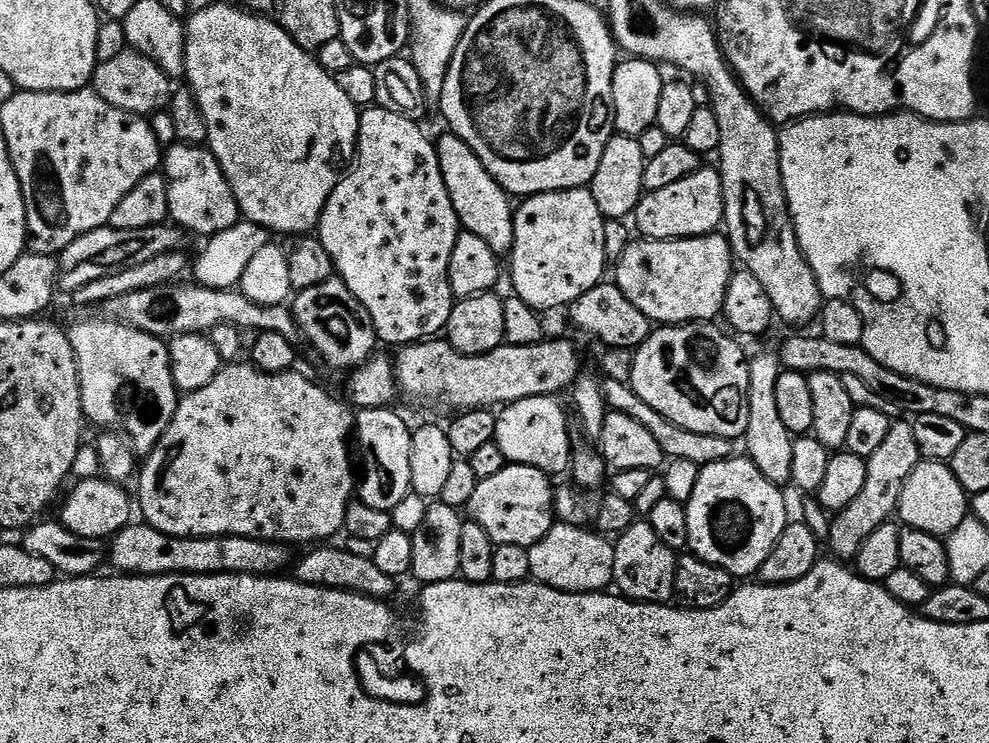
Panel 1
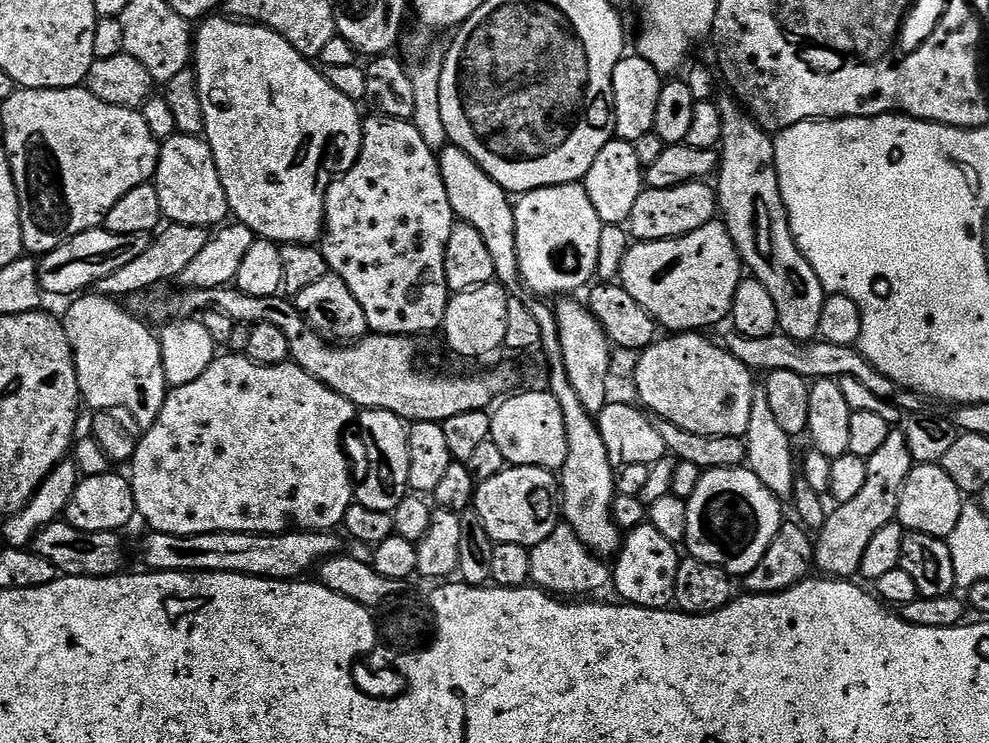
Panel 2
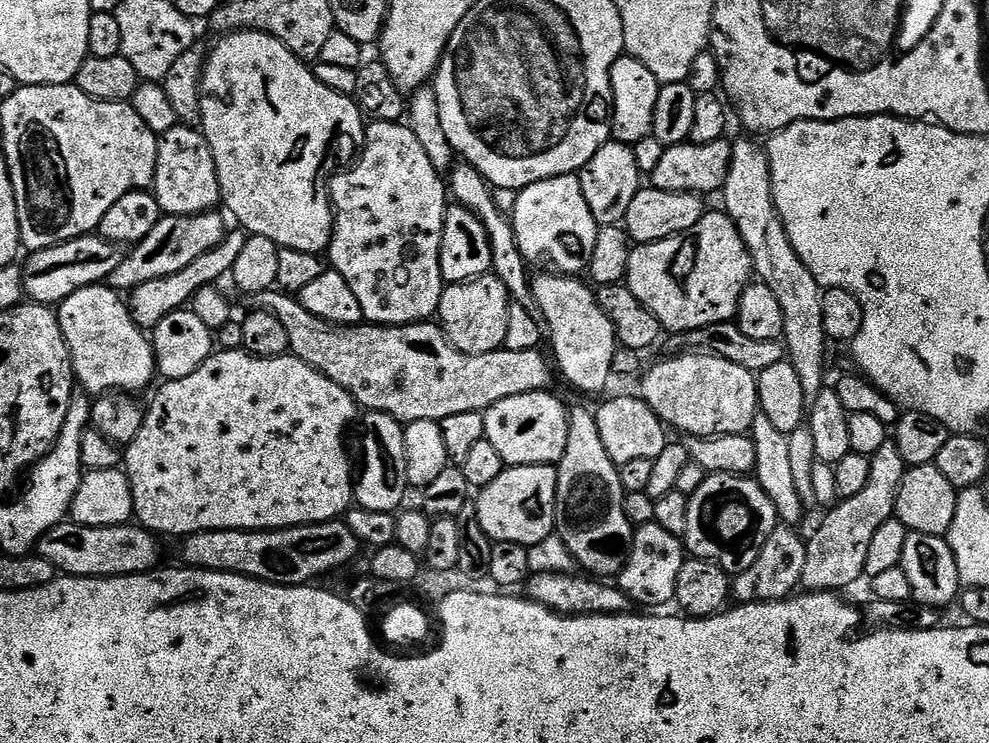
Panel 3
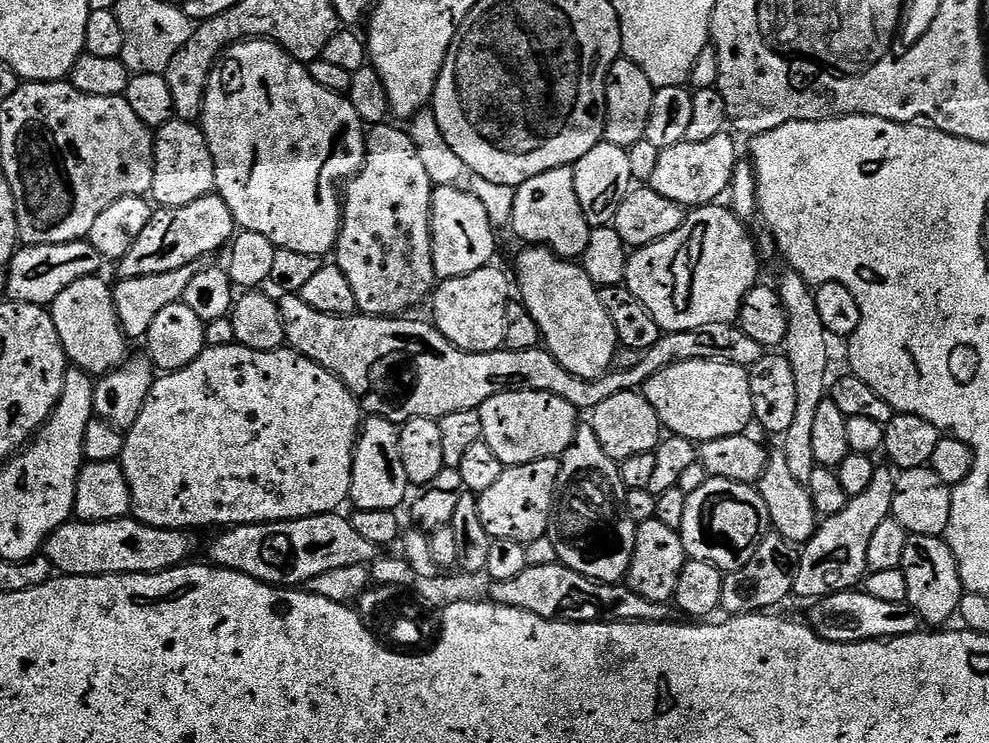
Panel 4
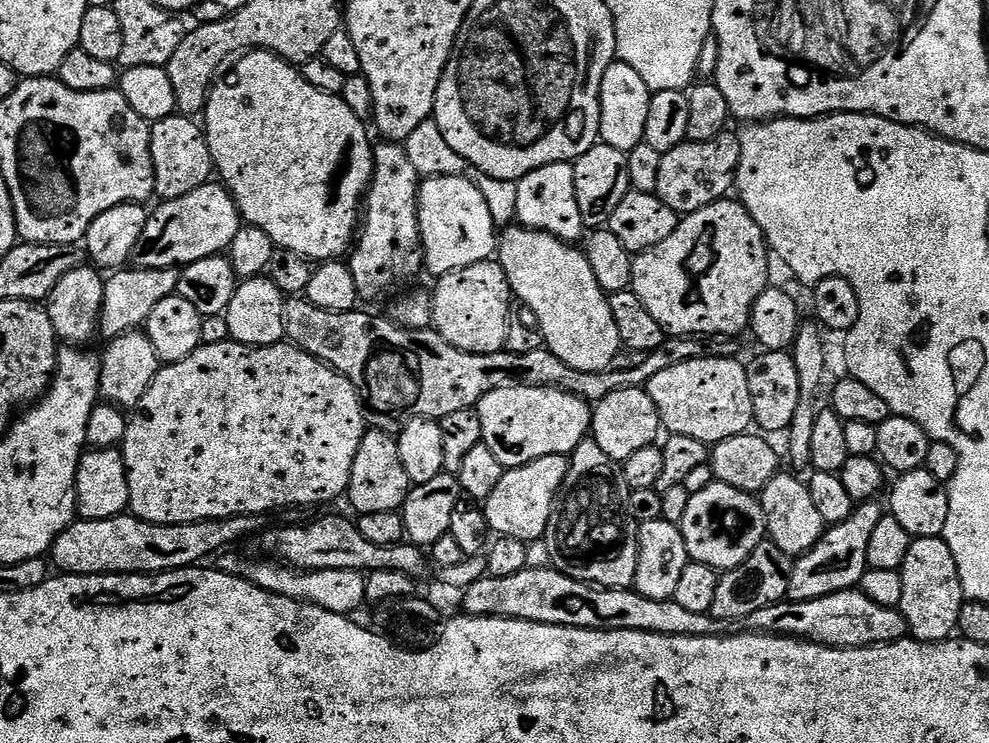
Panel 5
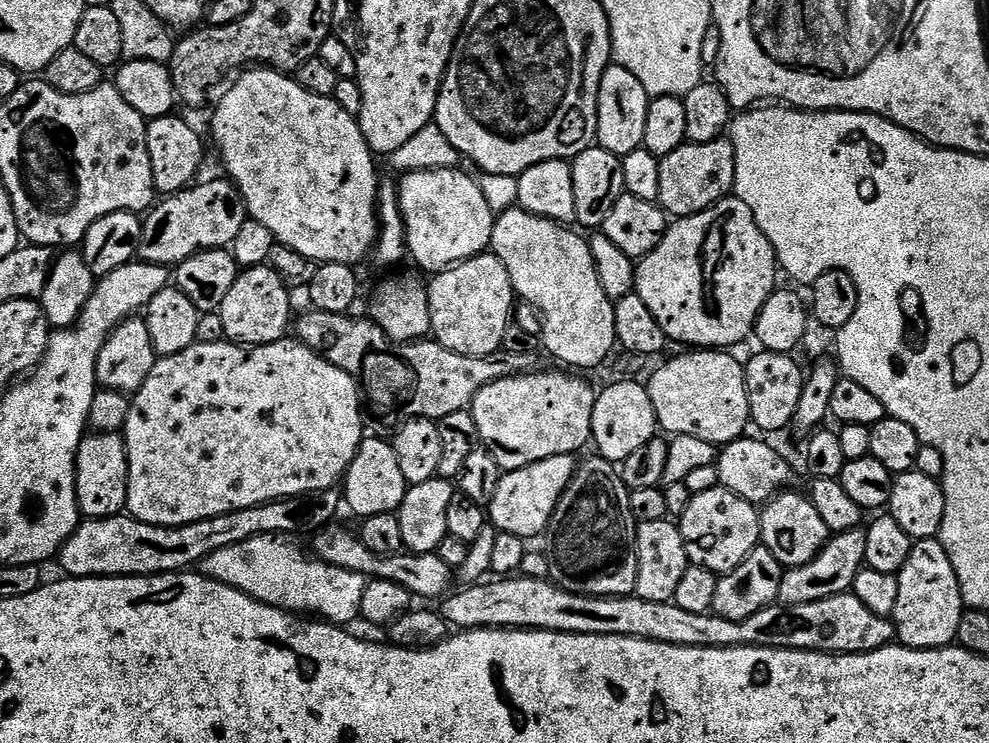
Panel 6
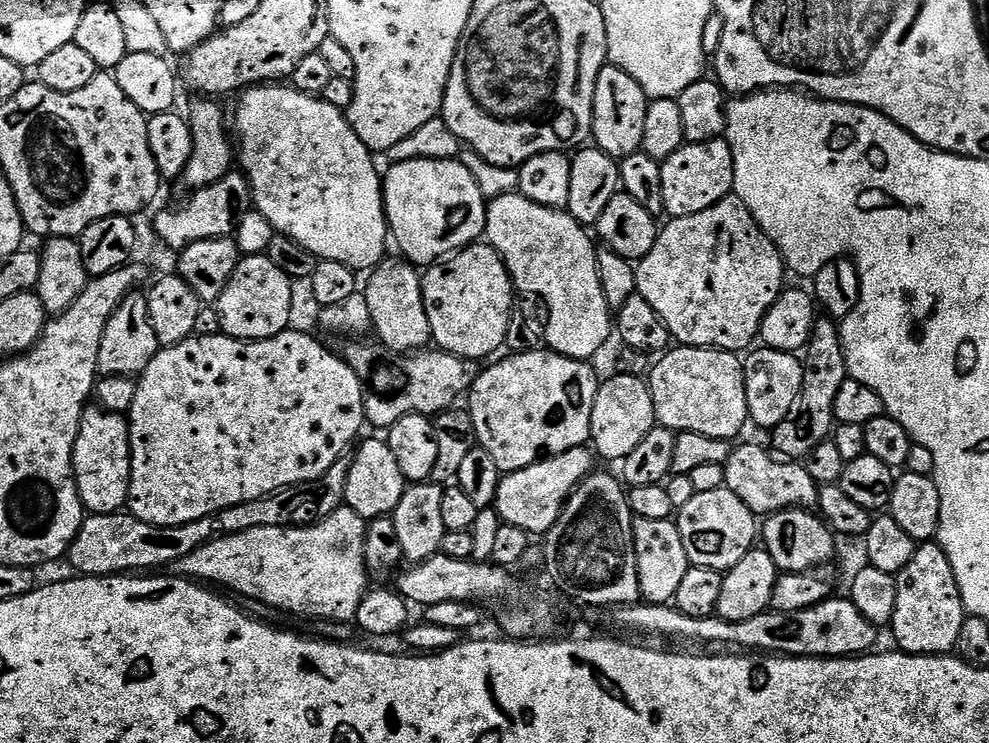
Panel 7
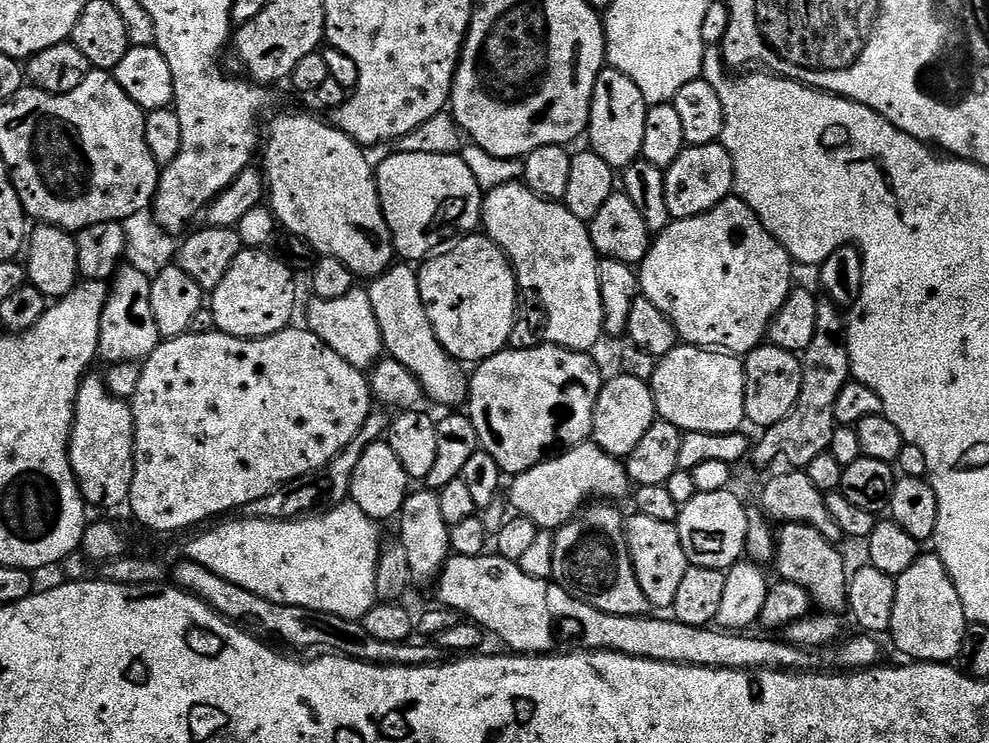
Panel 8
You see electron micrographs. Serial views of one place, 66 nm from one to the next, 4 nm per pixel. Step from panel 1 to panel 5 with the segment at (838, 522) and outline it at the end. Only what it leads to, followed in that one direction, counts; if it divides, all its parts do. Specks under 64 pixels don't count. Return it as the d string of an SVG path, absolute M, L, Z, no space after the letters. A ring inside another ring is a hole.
M876 502L861 503L852 511L850 518L846 518L846 522L831 525L823 538L793 563L788 600L806 602L814 598L826 598L826 594L838 594L859 585L869 569L866 550L870 547L870 534L874 534L878 522L886 514L885 509L880 509L878 505Z

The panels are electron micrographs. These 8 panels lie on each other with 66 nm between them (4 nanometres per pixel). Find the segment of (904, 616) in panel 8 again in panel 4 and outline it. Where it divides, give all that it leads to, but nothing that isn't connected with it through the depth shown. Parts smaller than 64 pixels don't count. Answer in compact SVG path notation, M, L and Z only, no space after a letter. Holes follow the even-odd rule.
M909 535L900 567L906 574L907 604L920 615L925 625L947 625L944 623L959 613L960 599L964 597L965 591L958 574L958 562L943 536Z

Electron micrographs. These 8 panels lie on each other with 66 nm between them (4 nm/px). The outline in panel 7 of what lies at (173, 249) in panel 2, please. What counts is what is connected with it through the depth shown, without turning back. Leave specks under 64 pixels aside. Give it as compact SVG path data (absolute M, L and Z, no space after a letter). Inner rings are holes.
M240 170L226 173L218 182L197 188L191 195L177 212L168 208L156 216L156 236L168 248L181 250L203 239L235 237L240 219L254 208L252 188L248 185L247 176Z

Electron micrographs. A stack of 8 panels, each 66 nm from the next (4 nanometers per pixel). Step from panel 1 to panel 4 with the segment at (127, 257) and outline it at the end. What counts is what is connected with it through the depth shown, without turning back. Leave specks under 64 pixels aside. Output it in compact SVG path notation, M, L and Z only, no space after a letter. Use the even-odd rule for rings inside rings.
M87 239L69 244L29 244L17 247L6 269L8 300L21 300L27 304L50 306L66 286L78 282L78 278L99 276L105 270L106 261Z

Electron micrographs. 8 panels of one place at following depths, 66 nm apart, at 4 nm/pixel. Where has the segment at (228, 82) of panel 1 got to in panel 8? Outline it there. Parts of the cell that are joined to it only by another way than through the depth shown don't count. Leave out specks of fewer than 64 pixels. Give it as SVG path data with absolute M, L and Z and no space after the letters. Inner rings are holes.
M284 112L269 122L268 141L265 144L263 141L262 156L263 152L266 200L284 232L293 232L308 241L313 253L338 258L356 278L375 278L393 266L396 248L380 205L373 161L364 157L365 149L352 141L347 132L308 112Z

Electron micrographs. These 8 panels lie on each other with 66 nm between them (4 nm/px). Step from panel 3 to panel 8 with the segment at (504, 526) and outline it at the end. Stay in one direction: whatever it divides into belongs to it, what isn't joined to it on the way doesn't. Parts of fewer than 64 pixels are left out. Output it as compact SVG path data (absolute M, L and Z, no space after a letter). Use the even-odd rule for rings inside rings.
M585 442L577 444L575 448L561 451L541 464L536 464L530 470L515 473L511 477L512 489L507 489L506 496L510 501L510 508L513 513L530 518L537 529L555 530L568 523L573 516L579 513L580 509L585 507L586 502L593 498L603 498L608 502L619 501L619 496L624 496L630 492L630 481L628 479L628 469L617 457L606 454L594 442Z

